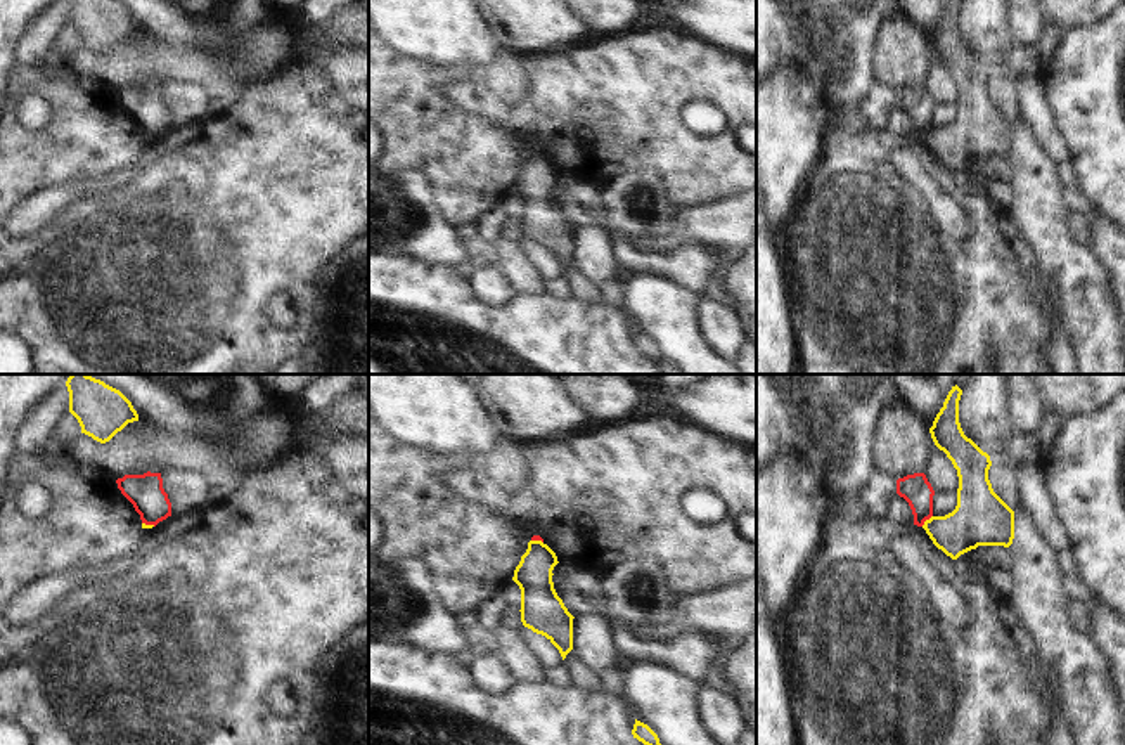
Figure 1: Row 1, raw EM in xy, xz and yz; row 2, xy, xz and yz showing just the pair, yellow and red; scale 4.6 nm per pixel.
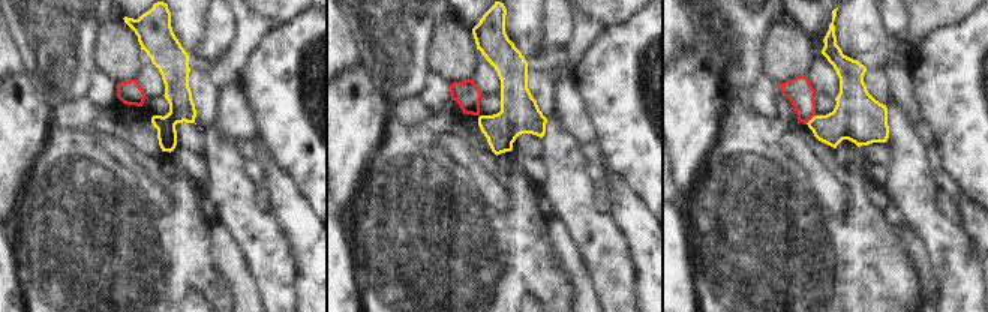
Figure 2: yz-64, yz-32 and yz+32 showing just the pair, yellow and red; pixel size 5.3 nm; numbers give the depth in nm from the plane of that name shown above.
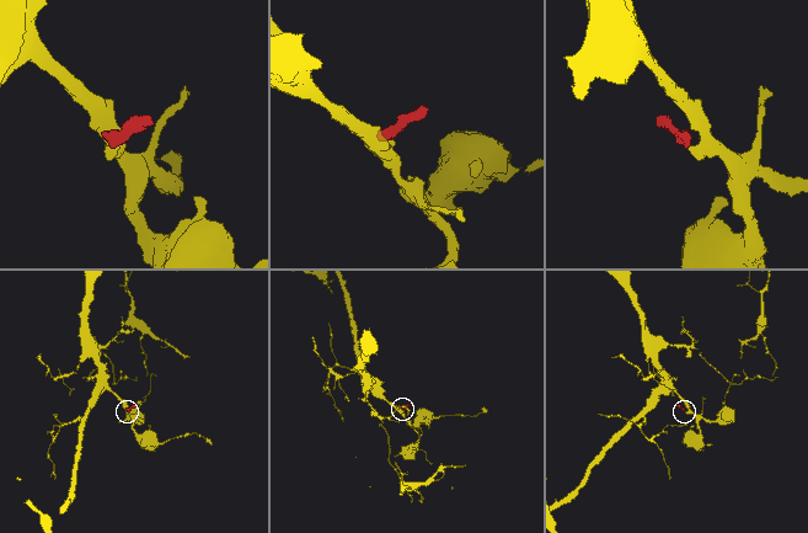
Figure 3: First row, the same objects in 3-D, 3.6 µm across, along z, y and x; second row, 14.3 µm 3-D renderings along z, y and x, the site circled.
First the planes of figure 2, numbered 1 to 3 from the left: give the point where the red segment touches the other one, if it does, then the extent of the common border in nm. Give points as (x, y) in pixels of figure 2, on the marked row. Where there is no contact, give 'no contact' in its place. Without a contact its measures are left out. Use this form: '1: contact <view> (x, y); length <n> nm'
1: no contact
2: no contact
3: contact yz+32 (811, 119); length 80 nm

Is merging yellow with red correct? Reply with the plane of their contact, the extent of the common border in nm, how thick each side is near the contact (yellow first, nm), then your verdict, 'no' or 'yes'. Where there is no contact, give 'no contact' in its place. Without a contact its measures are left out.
yz | 80 nm | 260/140 nm | no

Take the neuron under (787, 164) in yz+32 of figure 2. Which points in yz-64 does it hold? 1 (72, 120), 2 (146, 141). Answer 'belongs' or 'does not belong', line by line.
1: does not belong
2: does not belong

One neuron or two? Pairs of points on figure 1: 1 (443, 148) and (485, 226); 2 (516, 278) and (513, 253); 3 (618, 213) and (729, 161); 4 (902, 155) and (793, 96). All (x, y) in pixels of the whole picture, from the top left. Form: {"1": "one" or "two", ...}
{"1": "two", "2": "one", "3": "two", "4": "two"}

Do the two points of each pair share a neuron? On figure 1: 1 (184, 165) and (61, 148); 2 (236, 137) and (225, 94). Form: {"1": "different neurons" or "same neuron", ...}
{"1": "different neurons", "2": "different neurons"}

